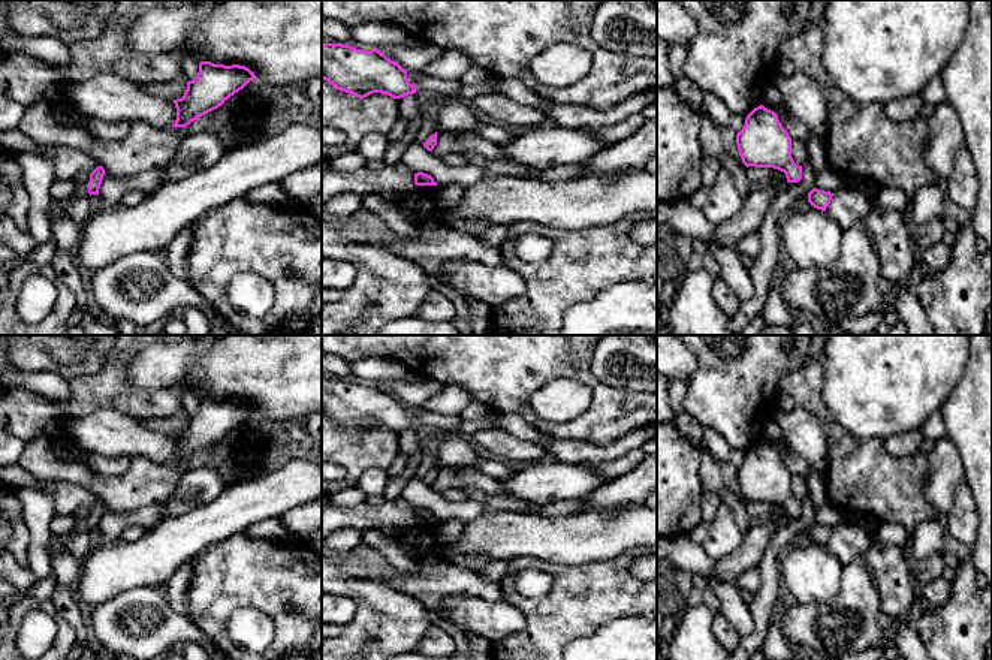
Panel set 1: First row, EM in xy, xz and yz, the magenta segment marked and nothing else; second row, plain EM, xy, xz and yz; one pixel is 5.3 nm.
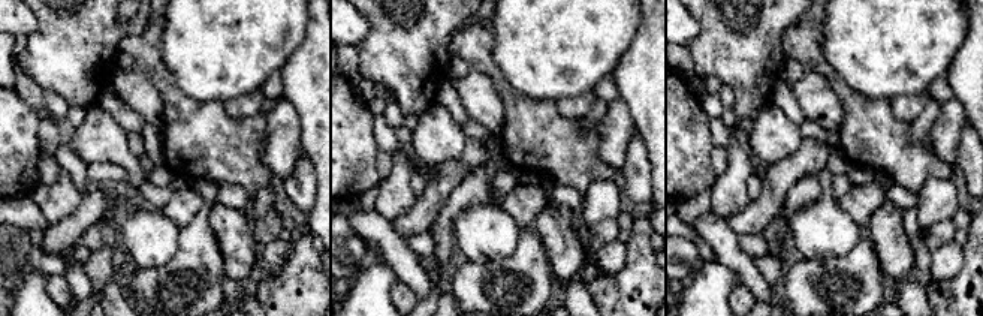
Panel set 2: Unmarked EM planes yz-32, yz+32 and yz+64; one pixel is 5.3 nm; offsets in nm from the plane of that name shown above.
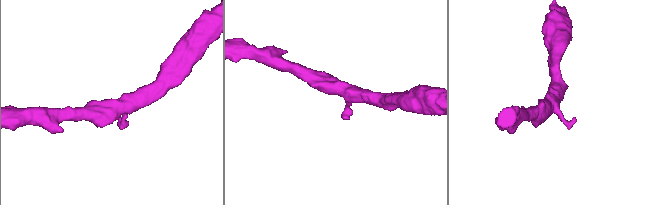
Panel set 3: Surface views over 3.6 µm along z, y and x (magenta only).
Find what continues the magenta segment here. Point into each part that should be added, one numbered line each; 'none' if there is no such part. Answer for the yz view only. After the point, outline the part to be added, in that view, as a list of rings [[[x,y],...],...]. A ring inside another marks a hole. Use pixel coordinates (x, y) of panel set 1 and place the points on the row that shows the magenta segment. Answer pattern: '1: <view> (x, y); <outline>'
none

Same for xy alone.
none

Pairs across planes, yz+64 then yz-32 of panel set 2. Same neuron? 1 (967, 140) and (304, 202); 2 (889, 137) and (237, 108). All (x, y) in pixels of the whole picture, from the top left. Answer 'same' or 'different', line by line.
1: same
2: different

